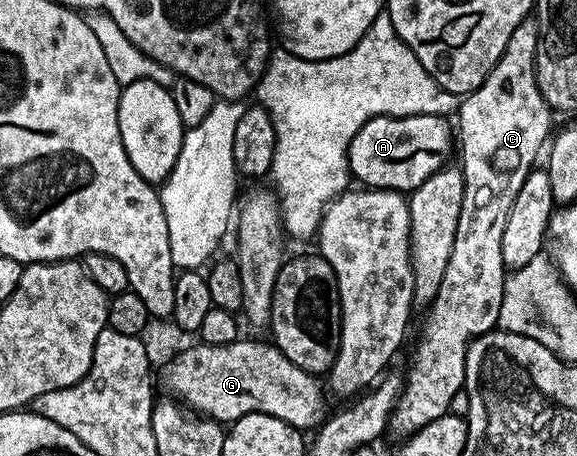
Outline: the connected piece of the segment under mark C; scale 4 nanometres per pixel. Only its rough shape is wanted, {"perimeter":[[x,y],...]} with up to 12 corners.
{"perimeter":[[536,20],[455,114],[463,211],[388,432],[465,387],[498,328],[503,231],[554,114]]}

